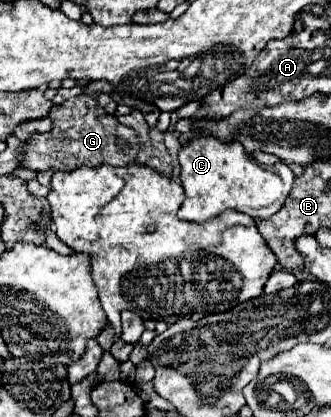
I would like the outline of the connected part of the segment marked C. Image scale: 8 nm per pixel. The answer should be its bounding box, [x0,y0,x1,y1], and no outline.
[177,136,293,222]

